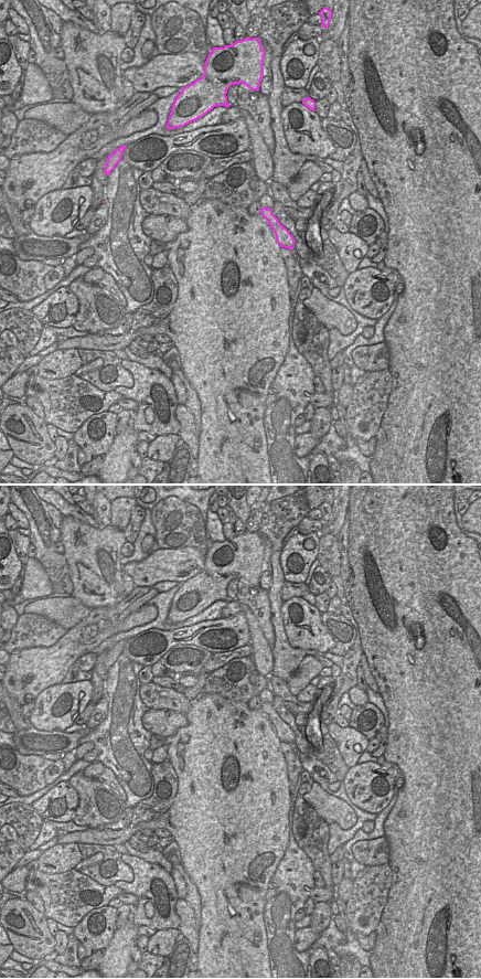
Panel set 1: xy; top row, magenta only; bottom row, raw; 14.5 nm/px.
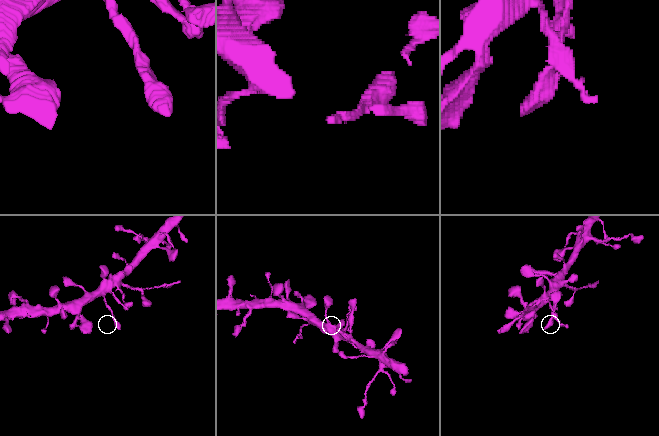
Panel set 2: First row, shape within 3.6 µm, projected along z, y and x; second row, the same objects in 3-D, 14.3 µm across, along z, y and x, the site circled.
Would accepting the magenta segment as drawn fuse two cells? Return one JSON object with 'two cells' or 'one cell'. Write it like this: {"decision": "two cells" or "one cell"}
{"decision": "one cell"}

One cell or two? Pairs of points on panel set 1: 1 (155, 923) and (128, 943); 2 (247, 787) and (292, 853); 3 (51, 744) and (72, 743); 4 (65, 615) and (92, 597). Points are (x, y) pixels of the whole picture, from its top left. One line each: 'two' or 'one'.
1: two
2: two
3: one
4: two

